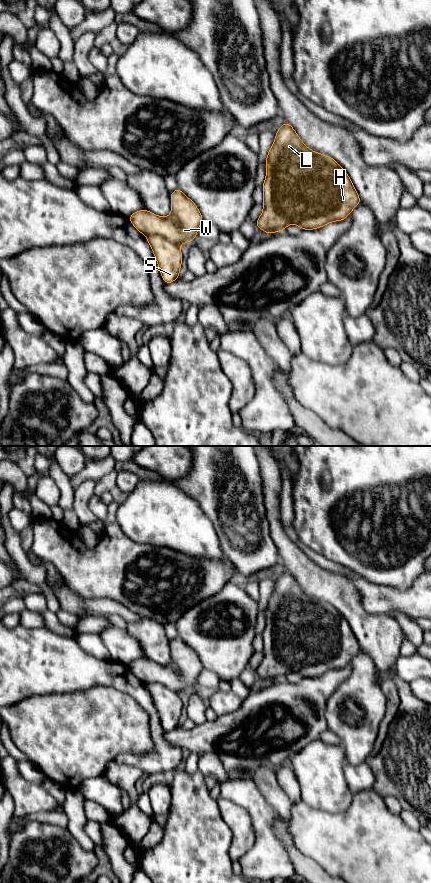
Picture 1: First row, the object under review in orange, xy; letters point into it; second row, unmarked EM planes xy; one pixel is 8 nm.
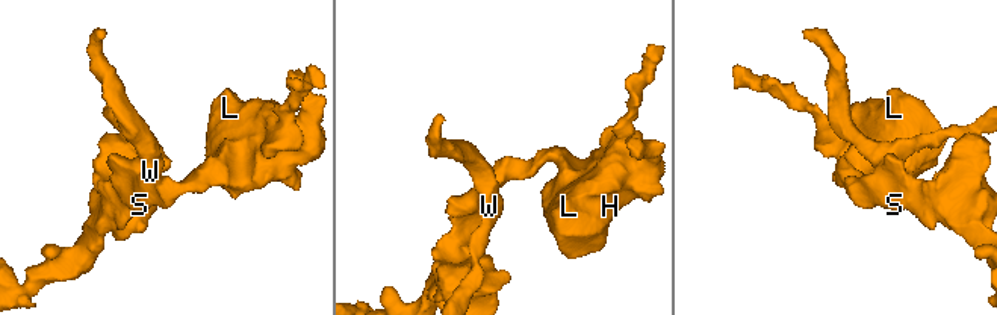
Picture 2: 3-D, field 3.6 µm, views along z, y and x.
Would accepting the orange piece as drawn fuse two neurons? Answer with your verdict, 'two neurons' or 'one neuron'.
two neurons

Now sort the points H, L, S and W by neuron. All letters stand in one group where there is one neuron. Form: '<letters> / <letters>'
H L S / W

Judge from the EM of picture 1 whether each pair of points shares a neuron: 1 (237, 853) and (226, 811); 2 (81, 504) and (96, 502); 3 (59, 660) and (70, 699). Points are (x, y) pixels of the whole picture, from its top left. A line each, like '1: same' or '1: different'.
1: same
2: different
3: different

